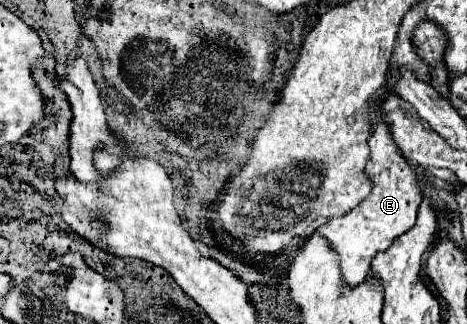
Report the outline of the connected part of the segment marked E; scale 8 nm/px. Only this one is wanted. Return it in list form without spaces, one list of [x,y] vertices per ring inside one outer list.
[[[384,118],[378,122],[368,144],[370,144],[370,162],[366,166],[366,172],[374,182],[372,192],[354,210],[338,218],[330,218],[326,224],[318,228],[318,232],[326,236],[332,248],[340,254],[342,276],[348,286],[364,282],[370,272],[370,262],[374,254],[386,250],[396,236],[404,234],[416,224],[418,208],[422,202],[420,176],[416,168],[410,166],[404,154],[398,150],[398,144],[394,142]]]

